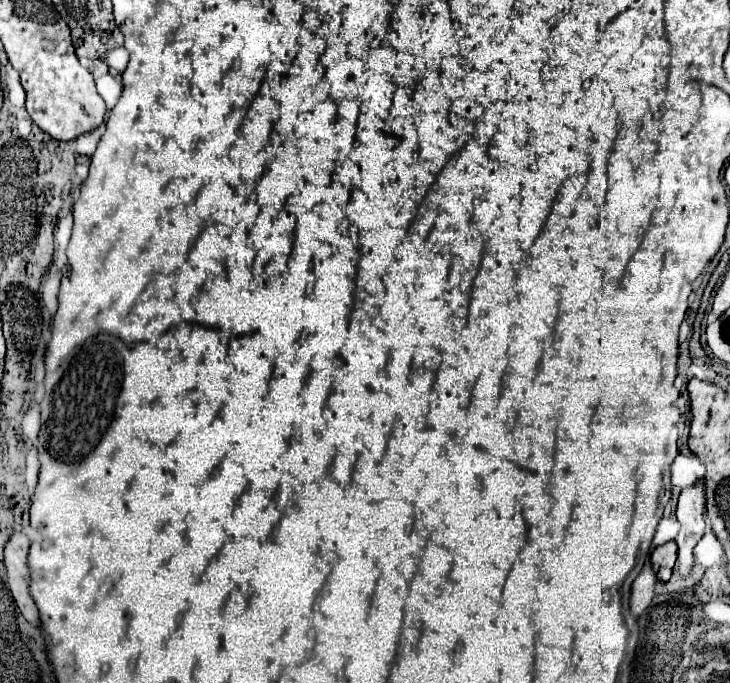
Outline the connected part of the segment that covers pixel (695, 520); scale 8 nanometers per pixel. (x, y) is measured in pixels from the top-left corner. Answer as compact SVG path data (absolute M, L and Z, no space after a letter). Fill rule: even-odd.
M703 481L685 487L677 503L677 519L681 523L679 535L675 539L677 551L677 569L685 575L693 567L693 547L703 537L705 531L705 485ZM695 541L695 543L693 543Z

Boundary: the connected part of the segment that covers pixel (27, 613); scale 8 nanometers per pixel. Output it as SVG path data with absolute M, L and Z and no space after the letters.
M15 531L11 533L9 545L5 547L5 571L7 571L7 589L11 591L15 605L23 613L23 617L33 623L35 627L39 625L39 613L37 607L27 591L27 549L29 549L29 539L25 533Z

